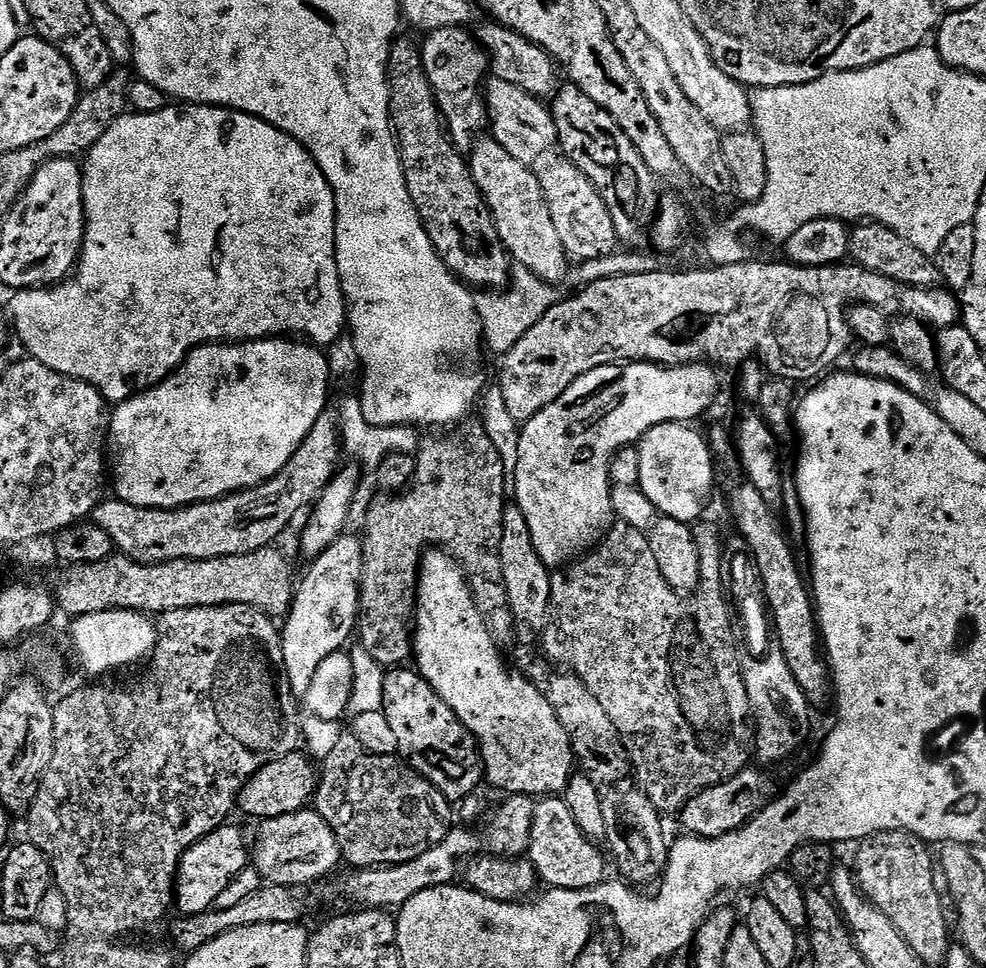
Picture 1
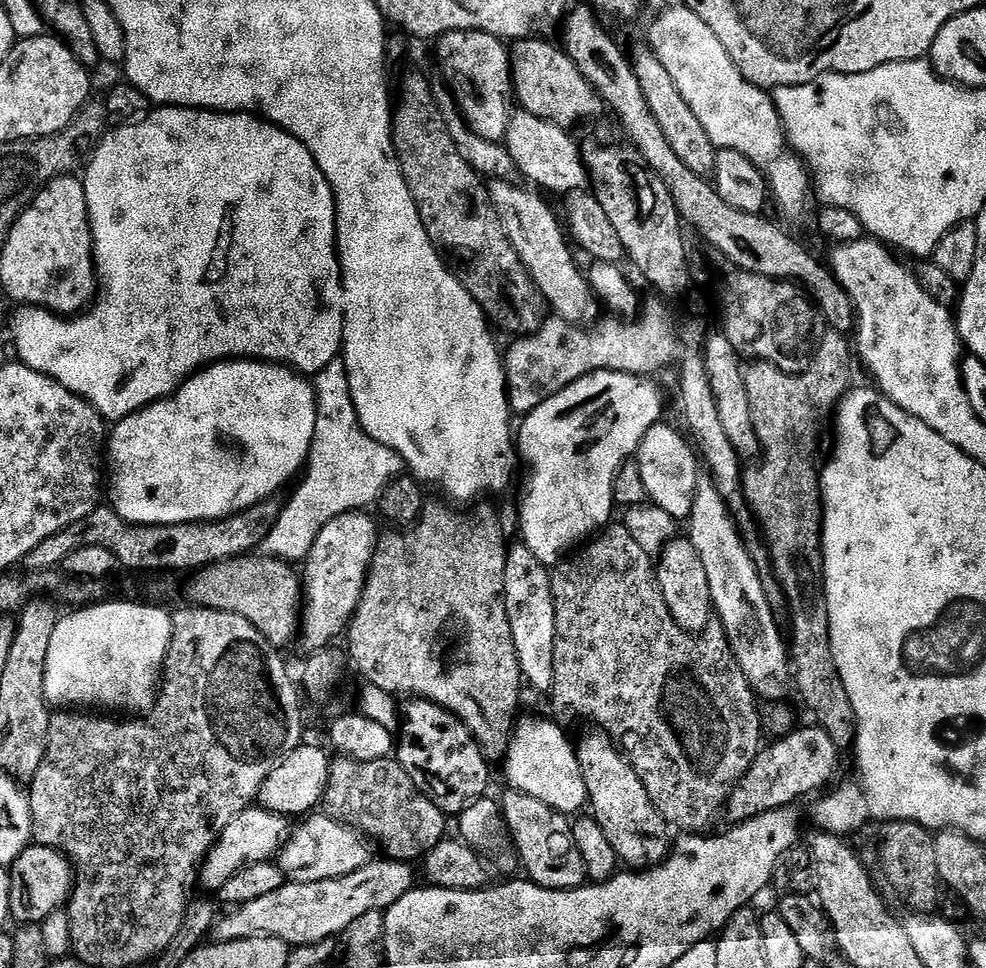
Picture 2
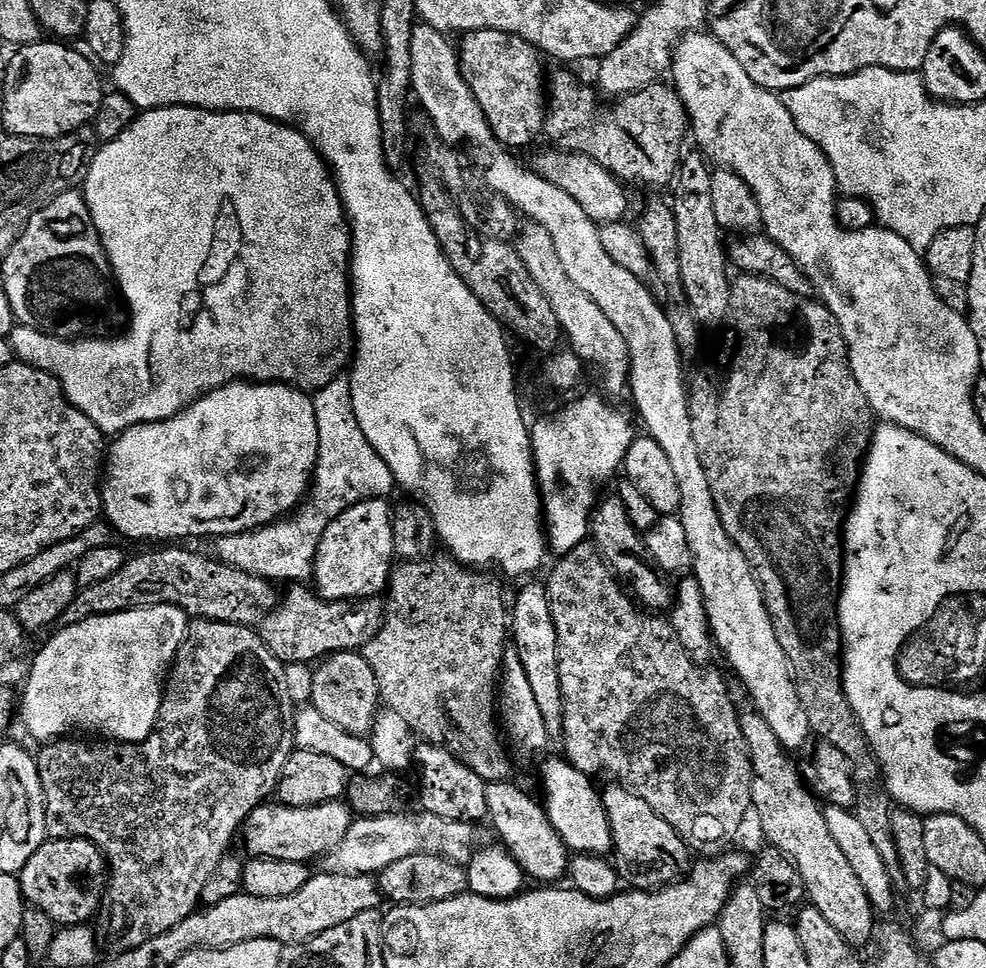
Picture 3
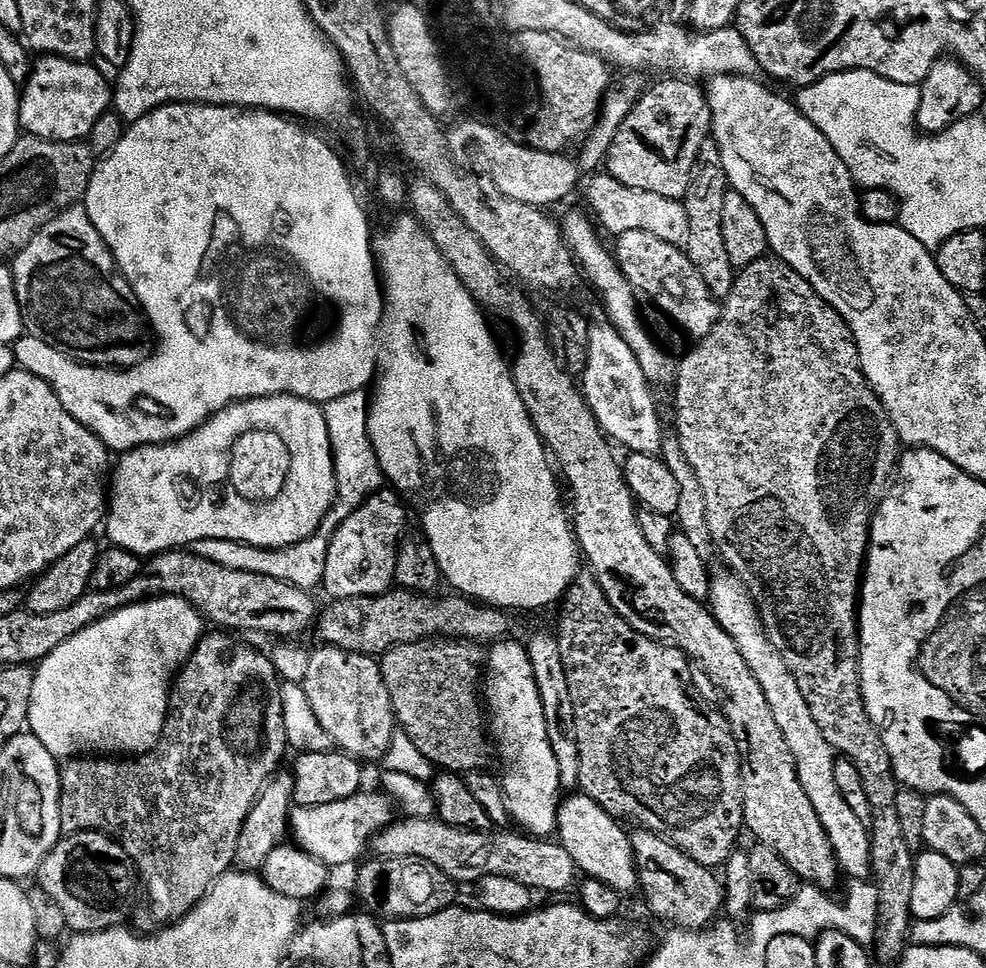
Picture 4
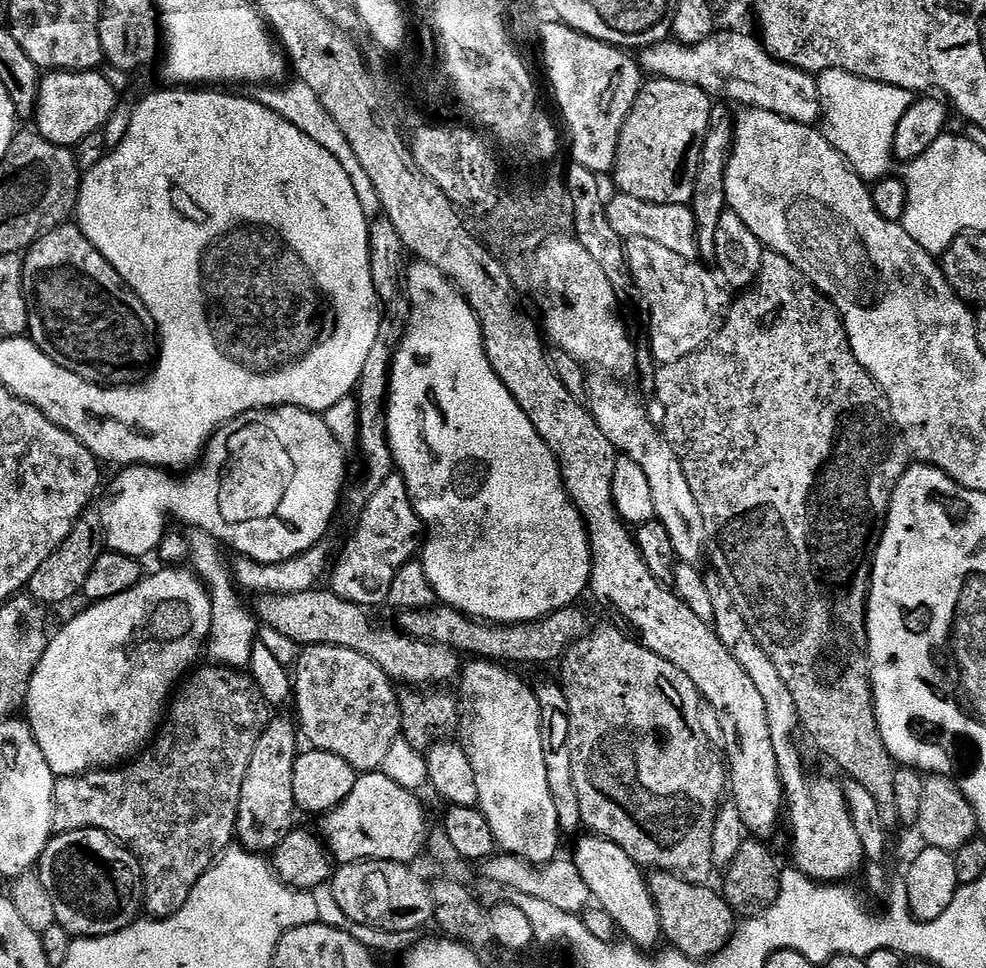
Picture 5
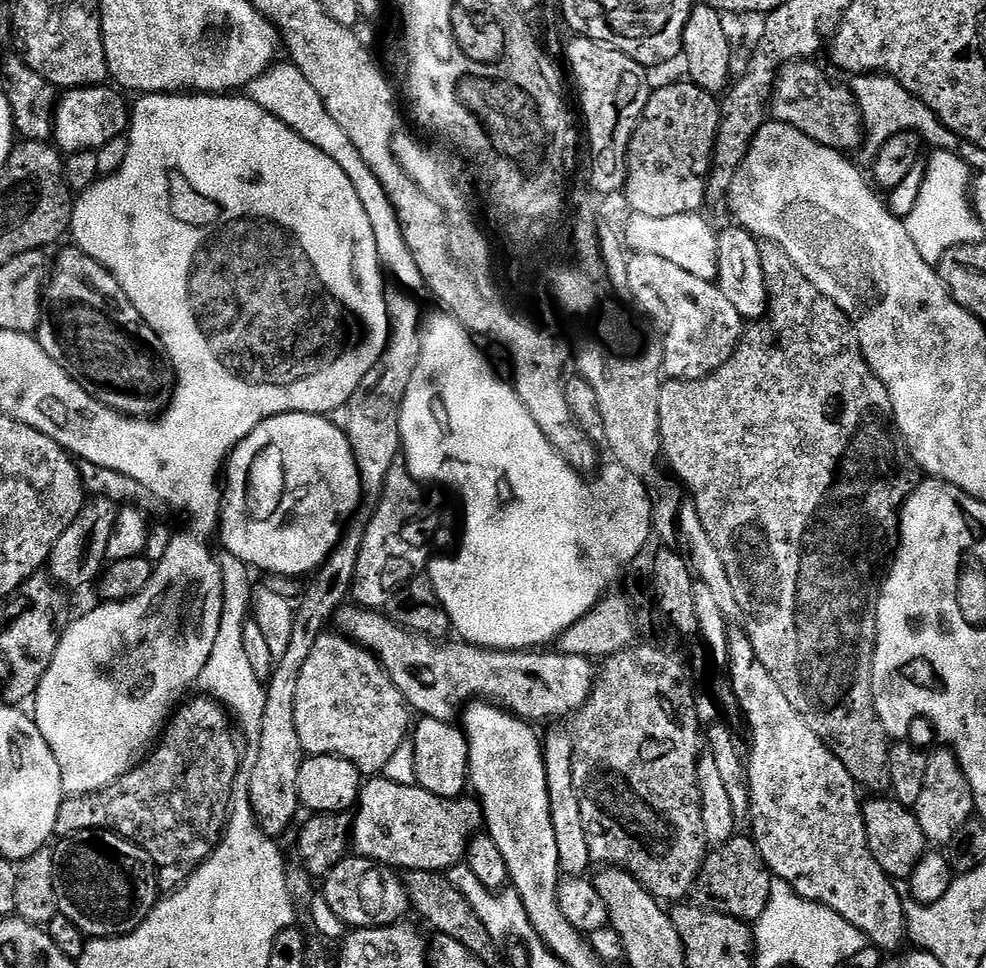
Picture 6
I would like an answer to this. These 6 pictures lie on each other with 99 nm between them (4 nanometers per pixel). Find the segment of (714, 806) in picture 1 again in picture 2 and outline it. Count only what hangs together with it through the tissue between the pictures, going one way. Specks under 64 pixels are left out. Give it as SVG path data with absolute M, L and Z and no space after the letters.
M797 726L772 742L776 744L769 748L768 745L761 747L750 770L746 770L746 774L728 794L726 816L728 812L733 825L742 824L745 820L752 820L767 812L775 812L777 808L795 805L795 800L803 796L815 797L827 789L824 787L835 778L840 768L842 752L834 746L834 738L830 738L825 728L811 727Z

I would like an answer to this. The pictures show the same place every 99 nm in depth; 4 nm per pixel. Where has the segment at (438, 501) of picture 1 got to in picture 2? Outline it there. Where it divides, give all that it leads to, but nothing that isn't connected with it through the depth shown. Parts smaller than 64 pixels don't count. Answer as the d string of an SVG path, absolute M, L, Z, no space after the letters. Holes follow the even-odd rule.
M447 503L436 504L425 507L424 513L420 516L420 521L412 525L407 530L392 530L383 533L375 548L374 558L368 569L367 582L364 584L363 594L356 607L356 612L352 616L352 621L346 630L346 652L351 663L360 668L366 675L365 681L378 686L379 689L386 690L397 698L419 698L422 700L434 701L448 712L460 717L460 720L468 725L472 731L472 736L480 744L483 754L489 763L496 764L503 761L509 750L509 742L512 740L512 731L515 728L516 715L520 704L520 688L523 689L523 676L521 667L518 665L518 656L514 650L514 638L511 633L509 620L506 618L505 606L505 574L506 574L506 554L508 553L508 541L504 536L504 528L499 518L488 508L480 511L476 520L456 514L450 510ZM454 623L464 626L464 635L460 640L462 643L455 646L452 652L452 659L448 664L444 660L444 634Z

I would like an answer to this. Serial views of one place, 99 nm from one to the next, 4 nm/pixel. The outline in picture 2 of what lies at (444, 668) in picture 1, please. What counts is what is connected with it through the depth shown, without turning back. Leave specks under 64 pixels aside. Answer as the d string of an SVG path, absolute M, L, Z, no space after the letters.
M536 716L517 719L502 767L515 791L530 794L530 798L538 798L538 802L546 802L546 806L556 812L573 814L588 804L586 782L582 782L573 741L568 741L567 734L552 720L539 720Z

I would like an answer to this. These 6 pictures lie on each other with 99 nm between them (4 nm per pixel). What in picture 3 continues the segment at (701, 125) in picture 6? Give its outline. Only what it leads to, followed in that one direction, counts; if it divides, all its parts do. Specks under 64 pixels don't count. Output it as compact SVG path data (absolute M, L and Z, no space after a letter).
M556 72L551 76L552 73L546 80L546 111L543 116L545 115L544 132L548 135L548 140L552 143L549 145L553 149L564 154L589 156L594 162L598 162L598 166L605 168L621 182L637 180L640 184L671 185L677 179L676 167L680 164L680 151L684 148L684 139L689 139L690 136L690 121L675 87L667 83L664 85L664 82L651 84L632 95L619 97L613 103L616 104L613 108L603 112L600 109L601 97L595 87L587 88L582 81L576 80L572 72Z

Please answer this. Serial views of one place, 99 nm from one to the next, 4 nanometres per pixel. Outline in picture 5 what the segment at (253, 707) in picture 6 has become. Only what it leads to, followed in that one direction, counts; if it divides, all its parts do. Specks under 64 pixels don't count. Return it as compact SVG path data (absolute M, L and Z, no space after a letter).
M188 528L186 543L193 564L191 567L199 573L208 585L208 591L212 593L212 633L208 636L207 655L212 655L217 665L237 670L247 669L252 647L258 642L258 621L253 609L249 605L247 608L240 597L241 589L238 587L233 565L230 560L228 564L227 558L224 557L225 549L201 528Z

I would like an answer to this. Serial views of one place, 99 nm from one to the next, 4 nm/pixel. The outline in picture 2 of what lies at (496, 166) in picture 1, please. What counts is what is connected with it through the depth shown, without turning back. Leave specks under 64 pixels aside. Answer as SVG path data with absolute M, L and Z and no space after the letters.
M496 178L491 181L492 205L495 206L498 218L502 222L502 230L506 230L506 238L510 238L518 258L522 258L526 270L534 278L547 307L555 315L569 320L571 324L588 326L599 321L602 316L601 305L593 293L587 275L582 268L580 272L575 258L572 257L573 249L570 247L565 225L558 212L556 217L555 210L543 200L545 197L539 191L523 183L520 185L511 184L512 182L508 178Z

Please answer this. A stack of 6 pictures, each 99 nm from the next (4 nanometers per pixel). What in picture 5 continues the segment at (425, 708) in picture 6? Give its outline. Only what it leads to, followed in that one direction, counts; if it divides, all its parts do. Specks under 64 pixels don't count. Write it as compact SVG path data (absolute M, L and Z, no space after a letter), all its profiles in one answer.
M325 590L299 592L298 594L274 594L266 592L257 595L254 603L254 615L261 625L272 627L288 638L293 639L299 646L325 644L326 646L342 646L346 650L354 650L366 658L370 658L388 676L389 680L400 686L426 686L422 684L444 684L447 680L455 681L462 672L462 656L450 646L432 644L429 640L419 640L407 636L399 627L387 628L384 624L375 624L367 607L343 600L338 593Z

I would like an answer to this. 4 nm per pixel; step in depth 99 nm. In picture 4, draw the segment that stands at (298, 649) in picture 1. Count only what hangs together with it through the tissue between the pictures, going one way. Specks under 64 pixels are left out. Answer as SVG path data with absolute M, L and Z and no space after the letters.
M384 495L369 496L363 504L351 509L345 515L348 517L337 526L328 544L328 553L322 557L322 588L329 592L329 597L380 596L393 587L396 553L405 535L404 523L408 516L400 505L399 495Z

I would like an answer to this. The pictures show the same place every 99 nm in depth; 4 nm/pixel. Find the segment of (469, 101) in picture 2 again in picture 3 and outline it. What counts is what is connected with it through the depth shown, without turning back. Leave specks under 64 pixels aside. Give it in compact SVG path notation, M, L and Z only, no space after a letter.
M502 30L469 32L461 40L464 41L459 41L458 55L464 80L474 98L478 98L478 106L482 108L482 114L486 114L486 122L490 122L490 130L494 130L505 148L517 150L524 144L520 137L524 128L524 100L528 100L532 112L539 113L542 108L542 81L546 71L540 65L541 53L530 42Z

